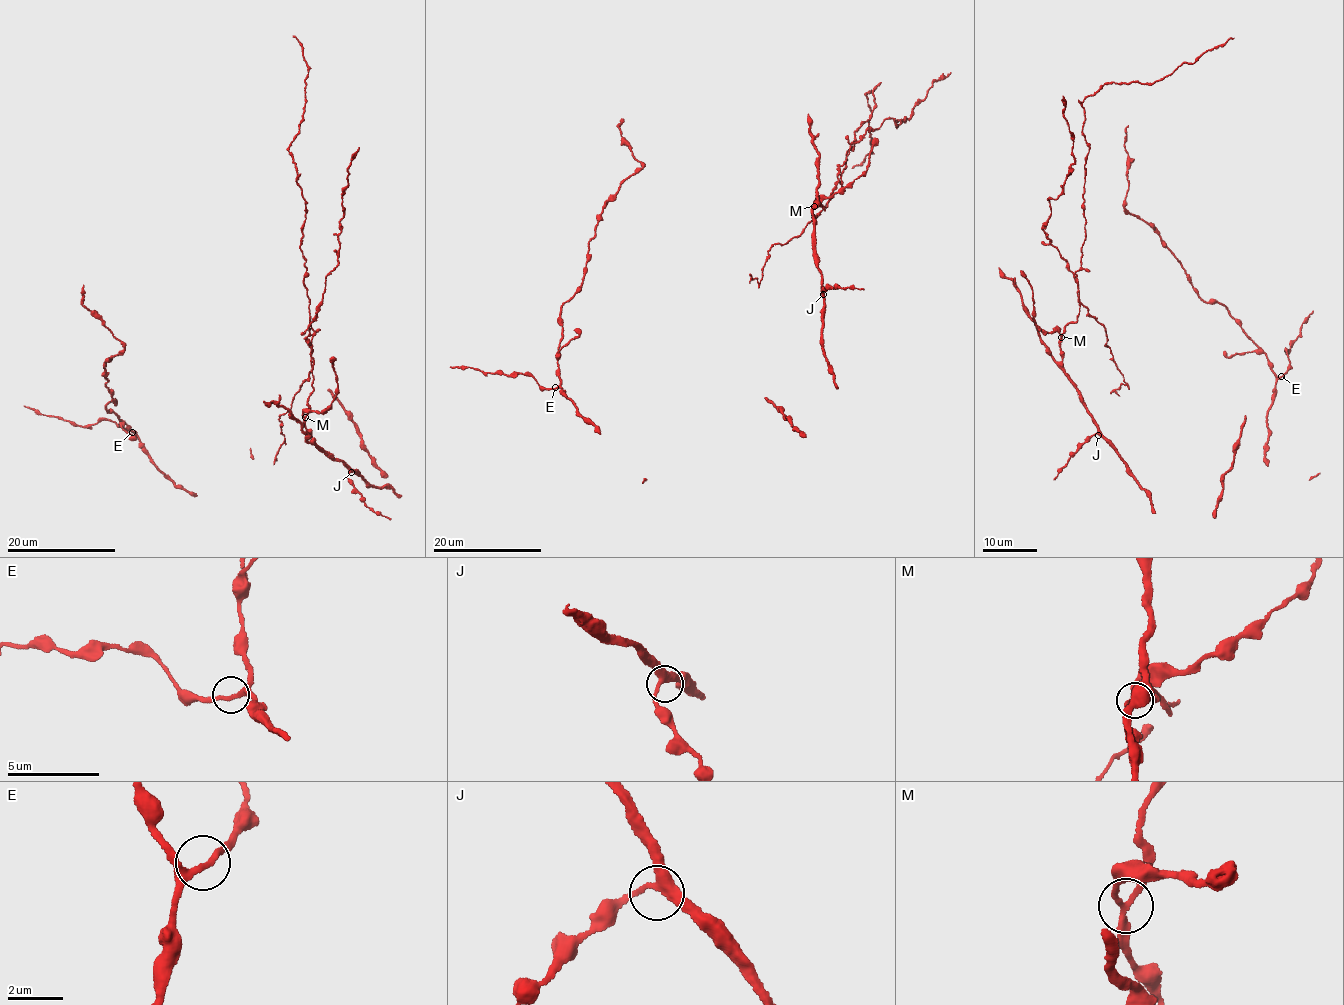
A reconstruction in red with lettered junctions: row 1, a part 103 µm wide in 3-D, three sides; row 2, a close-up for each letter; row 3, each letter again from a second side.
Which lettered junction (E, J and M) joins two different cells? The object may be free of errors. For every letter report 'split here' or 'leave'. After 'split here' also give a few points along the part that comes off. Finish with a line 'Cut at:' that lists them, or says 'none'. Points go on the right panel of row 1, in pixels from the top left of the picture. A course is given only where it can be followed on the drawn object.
E: leave
J: leave
M: split here; course (1061, 337), (1077, 320), (1075, 271), (1085, 232), (1089, 144), (1082, 101), (1107, 83), (1152, 84), (1233, 38)
Cut at: M

